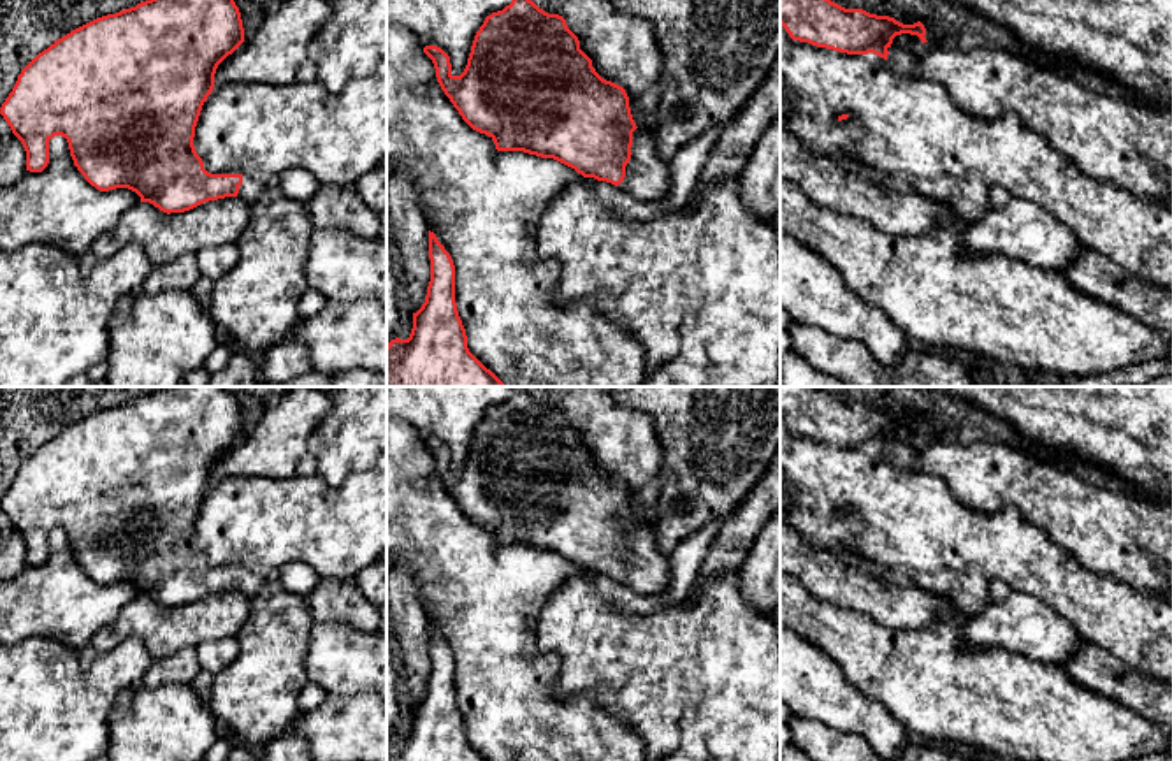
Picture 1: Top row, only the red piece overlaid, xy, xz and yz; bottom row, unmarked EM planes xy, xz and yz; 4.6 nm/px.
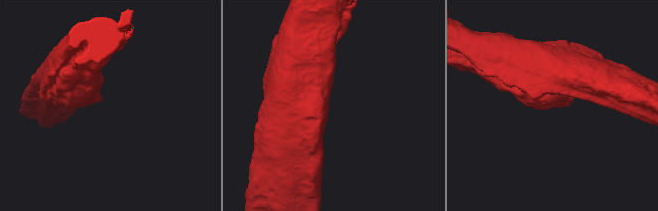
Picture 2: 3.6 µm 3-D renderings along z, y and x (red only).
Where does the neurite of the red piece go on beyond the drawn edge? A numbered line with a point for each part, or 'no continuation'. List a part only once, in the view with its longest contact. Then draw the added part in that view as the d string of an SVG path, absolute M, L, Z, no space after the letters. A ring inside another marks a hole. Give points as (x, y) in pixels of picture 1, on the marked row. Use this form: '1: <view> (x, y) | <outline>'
1: xz (647, 178) | M636 128L633 132L631 153L631 160L626 165L626 178L619 188L640 202L668 199L671 192L671 174L668 163L655 155L650 130Z

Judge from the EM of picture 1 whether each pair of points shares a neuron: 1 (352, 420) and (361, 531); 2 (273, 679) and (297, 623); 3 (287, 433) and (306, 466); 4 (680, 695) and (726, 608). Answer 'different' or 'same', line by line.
1: different
2: same
3: same
4: same

